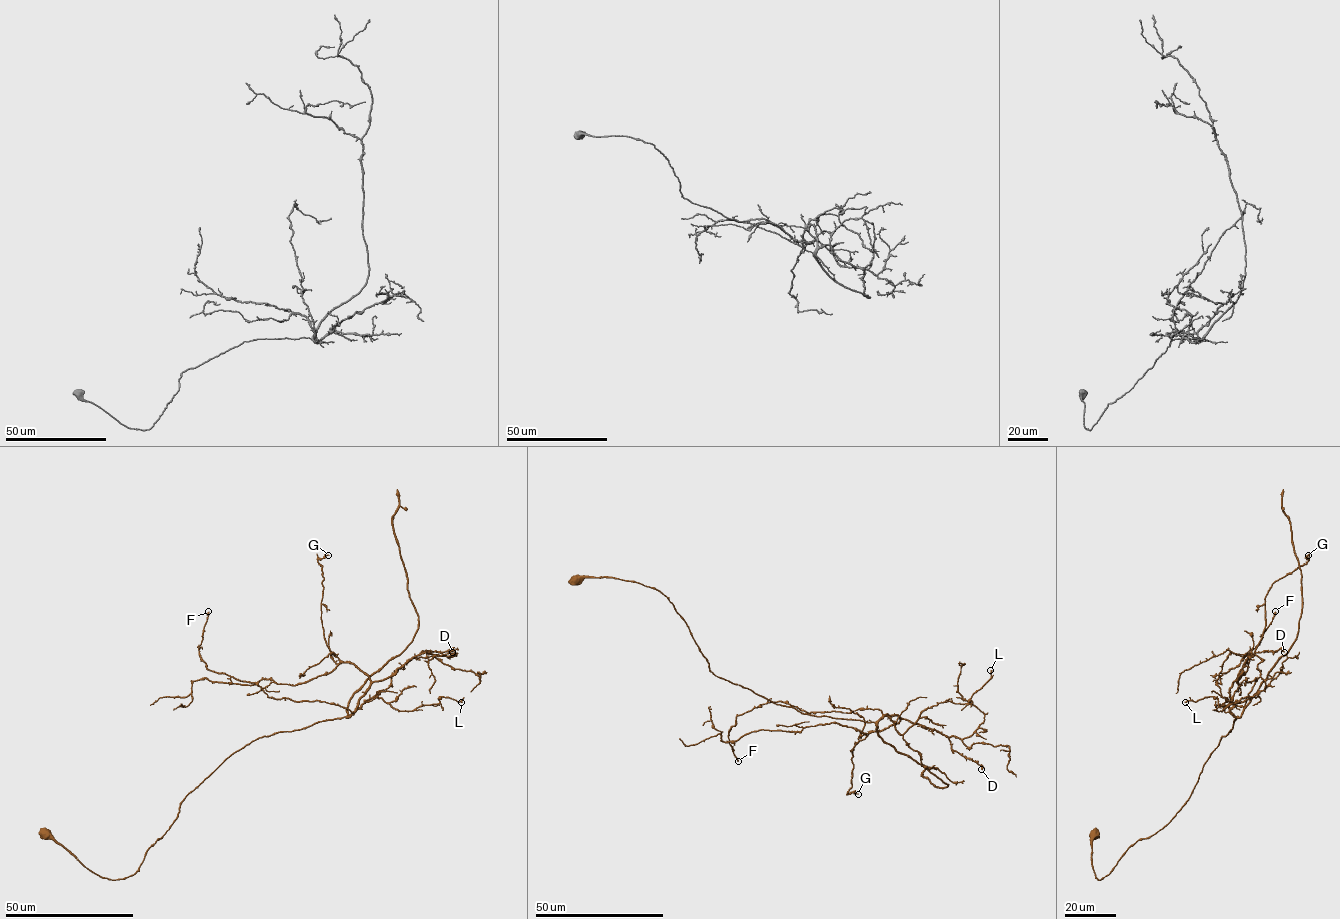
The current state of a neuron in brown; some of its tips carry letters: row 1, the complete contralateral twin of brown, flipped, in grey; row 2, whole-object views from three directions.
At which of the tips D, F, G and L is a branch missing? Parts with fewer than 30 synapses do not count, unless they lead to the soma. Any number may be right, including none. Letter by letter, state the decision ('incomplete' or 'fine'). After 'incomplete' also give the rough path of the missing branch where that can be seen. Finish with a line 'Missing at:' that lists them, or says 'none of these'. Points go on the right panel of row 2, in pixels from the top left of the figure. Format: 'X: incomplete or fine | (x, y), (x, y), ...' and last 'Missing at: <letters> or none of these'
D: fine
F: fine
G: fine
L: fine
Missing at: none of these

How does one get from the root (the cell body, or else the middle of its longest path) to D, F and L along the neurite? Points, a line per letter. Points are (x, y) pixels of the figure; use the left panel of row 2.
D: (45, 835), (102, 877), (132, 876), (182, 800), (235, 752), (348, 717), (373, 682), (424, 651), (452, 652)
F: (45, 835), (97, 874), (125, 878), (235, 752), (353, 712), (269, 698), (206, 668), (208, 611)
L: (45, 835), (123, 879), (182, 800), (252, 741), (348, 717), (372, 697), (403, 711), (461, 702)

